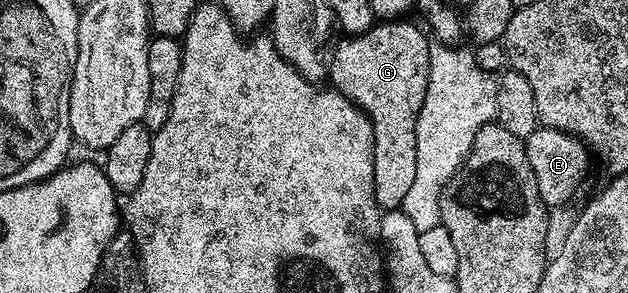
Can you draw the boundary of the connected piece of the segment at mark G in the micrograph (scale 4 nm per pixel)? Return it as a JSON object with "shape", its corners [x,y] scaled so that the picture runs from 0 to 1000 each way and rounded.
{"shape":[[[608,68],[572,123],[545,130],[551,137],[533,157],[532,195],[522,205],[524,283],[589,406],[596,553],[615,573],[651,577],[662,553],[662,403],[682,307],[686,140],[670,92],[650,72]]]}

